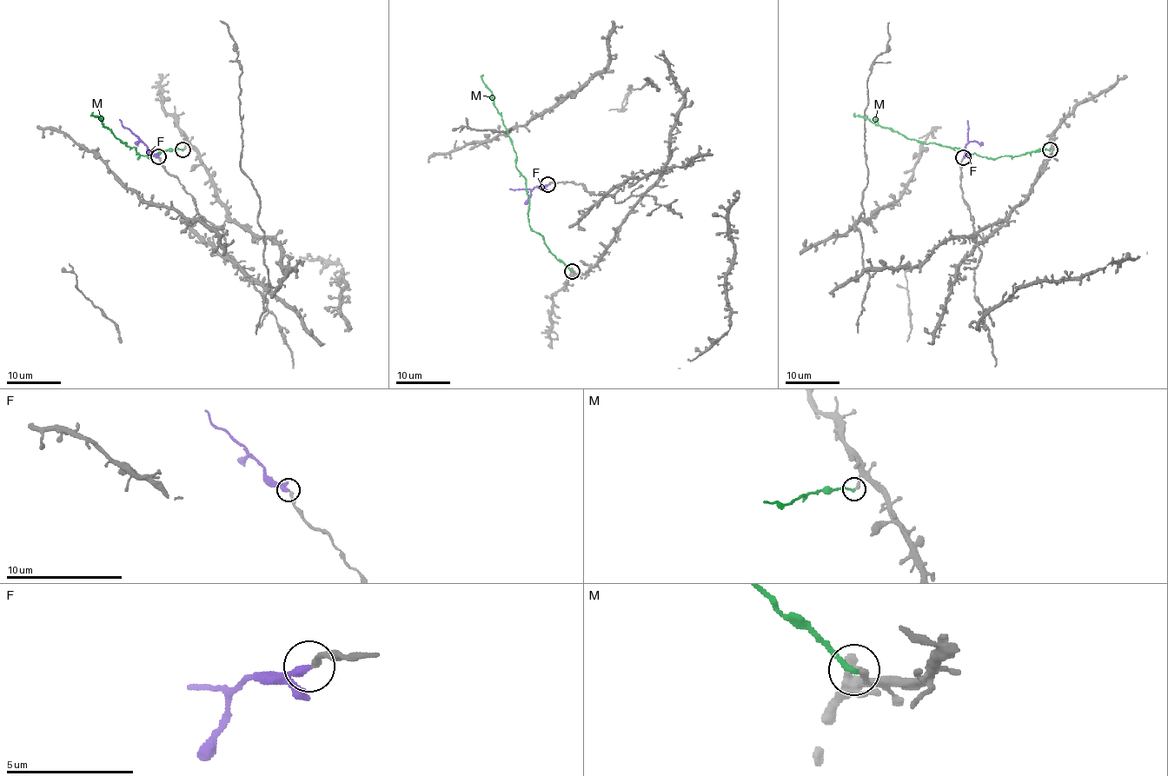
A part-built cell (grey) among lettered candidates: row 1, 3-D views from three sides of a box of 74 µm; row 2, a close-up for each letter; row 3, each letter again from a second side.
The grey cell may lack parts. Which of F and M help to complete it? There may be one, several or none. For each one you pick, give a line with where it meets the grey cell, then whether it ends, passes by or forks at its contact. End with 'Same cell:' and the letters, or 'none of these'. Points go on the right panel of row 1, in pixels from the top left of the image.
F: Touches grey at (963, 157). It passes by
Same cell: F

